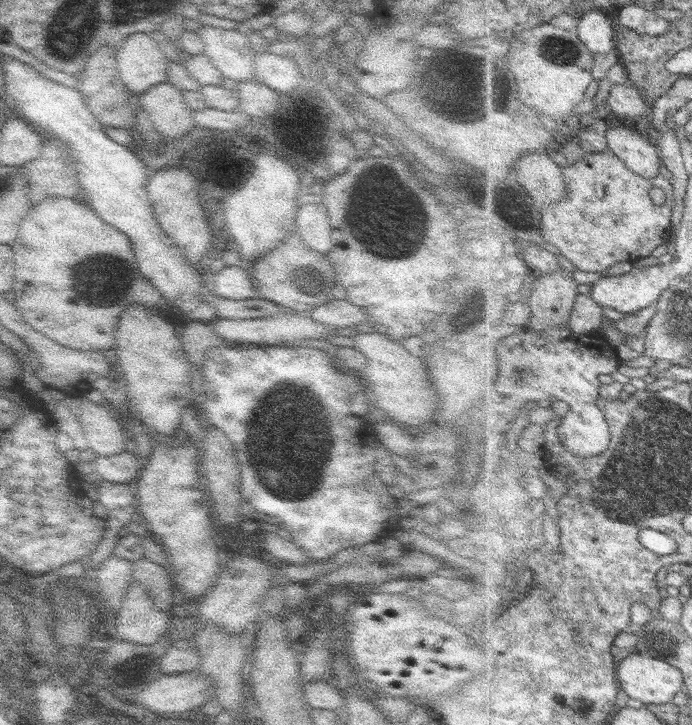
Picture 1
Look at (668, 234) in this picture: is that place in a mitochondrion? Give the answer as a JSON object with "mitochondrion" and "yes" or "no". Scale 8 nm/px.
{"mitochondrion":"no"}

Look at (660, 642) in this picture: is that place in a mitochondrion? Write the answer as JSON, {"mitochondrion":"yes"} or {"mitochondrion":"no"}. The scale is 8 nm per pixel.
{"mitochondrion":"yes"}

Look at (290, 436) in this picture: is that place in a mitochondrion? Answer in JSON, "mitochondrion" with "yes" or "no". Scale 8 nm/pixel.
{"mitochondrion":"yes"}

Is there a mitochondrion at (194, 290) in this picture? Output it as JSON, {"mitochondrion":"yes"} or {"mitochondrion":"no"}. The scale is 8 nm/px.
{"mitochondrion":"no"}

